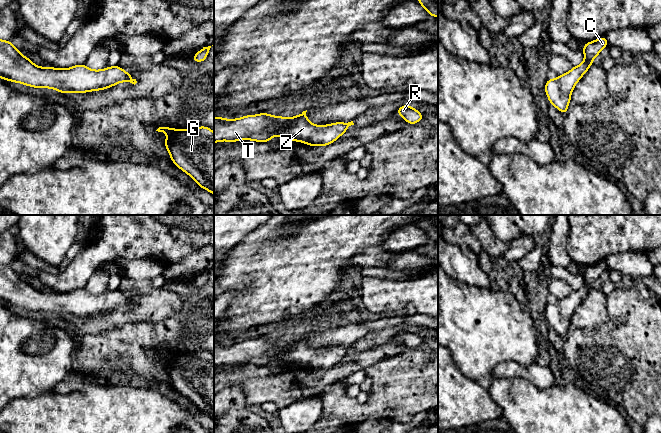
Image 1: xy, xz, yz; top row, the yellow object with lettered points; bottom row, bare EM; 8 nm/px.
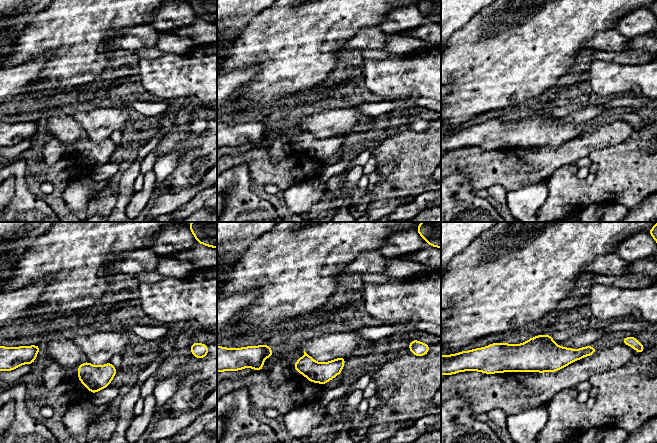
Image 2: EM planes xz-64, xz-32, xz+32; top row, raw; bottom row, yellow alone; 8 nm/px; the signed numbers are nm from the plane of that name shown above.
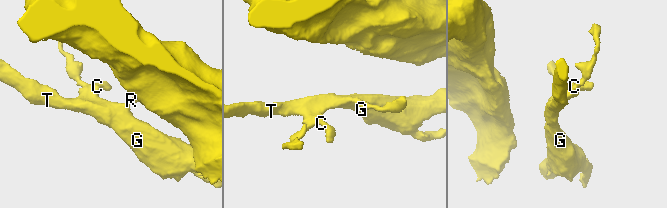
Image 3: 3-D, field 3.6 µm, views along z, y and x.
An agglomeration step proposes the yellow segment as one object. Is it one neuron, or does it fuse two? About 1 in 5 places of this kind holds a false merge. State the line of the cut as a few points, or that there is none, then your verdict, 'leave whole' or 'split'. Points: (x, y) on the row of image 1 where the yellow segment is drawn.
no cut | leave whole

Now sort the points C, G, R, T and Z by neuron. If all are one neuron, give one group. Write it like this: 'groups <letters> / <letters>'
groups C G R T Z

